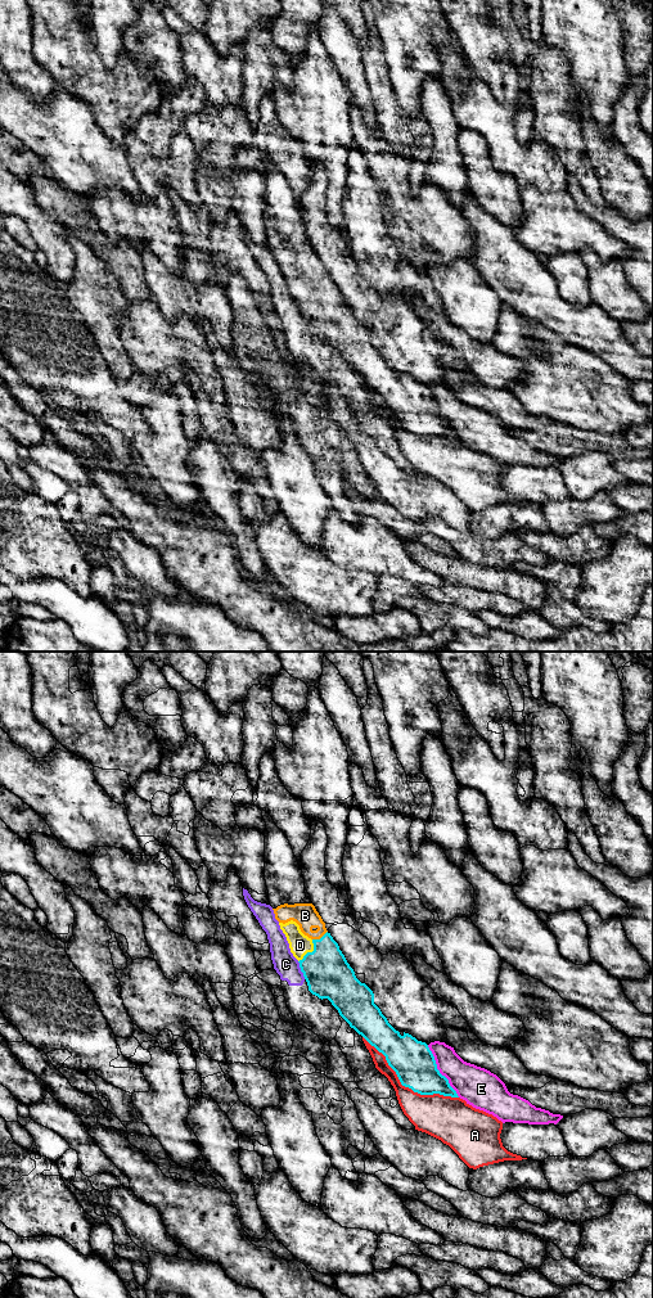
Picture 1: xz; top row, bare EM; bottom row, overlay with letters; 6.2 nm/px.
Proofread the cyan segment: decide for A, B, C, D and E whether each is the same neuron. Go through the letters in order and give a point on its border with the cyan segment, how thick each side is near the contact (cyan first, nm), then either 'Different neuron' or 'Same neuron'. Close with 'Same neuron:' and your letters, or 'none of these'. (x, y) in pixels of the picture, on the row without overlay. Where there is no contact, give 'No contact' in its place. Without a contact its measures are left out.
A: Touches cyan at xz (405, 428). Thickness 260 nm (cyan) against 260 nm. Different neuron
B: Touches cyan at xz (320, 280). Thickness 280 nm (cyan) against 150 nm. Same neuron
C: Touches cyan at xz (301, 312). Thickness 280 nm (cyan) against 150 nm. Different neuron
D: Touches cyan at xz (310, 294). Thickness 280 nm (cyan) against 140 nm. Same neuron
E: Touches cyan at xz (438, 413). Thickness 260 nm (cyan) against 240 nm. Different neuron
Same neuron: B, D

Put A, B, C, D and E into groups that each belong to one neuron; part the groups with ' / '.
A / B D / C / E

